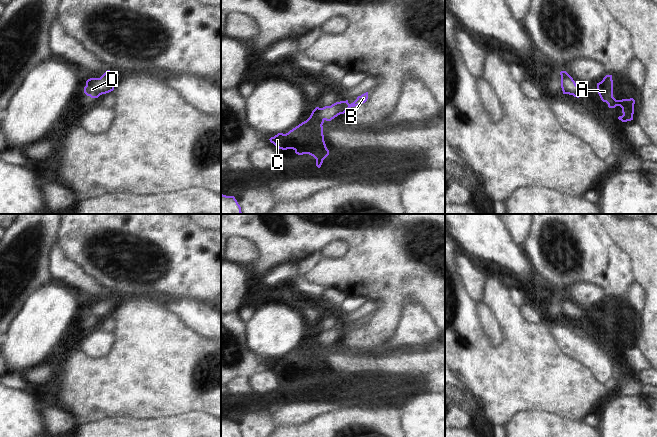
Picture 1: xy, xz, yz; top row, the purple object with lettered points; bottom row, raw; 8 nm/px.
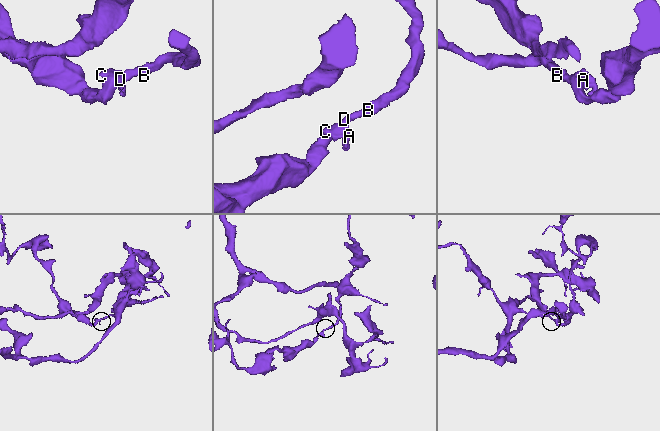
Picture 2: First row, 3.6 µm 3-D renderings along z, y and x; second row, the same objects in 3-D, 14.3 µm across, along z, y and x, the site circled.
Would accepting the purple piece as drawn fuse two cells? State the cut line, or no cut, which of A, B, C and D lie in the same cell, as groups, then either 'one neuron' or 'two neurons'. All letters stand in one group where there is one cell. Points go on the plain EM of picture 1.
cut none; groups A B C D; one neuron

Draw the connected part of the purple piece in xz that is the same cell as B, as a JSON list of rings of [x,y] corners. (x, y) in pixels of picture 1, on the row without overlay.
[[[368,316],[358,320],[351,328],[346,324],[323,332],[316,331],[306,345],[288,357],[278,357],[269,364],[279,373],[293,373],[298,379],[313,380],[316,383],[316,390],[320,392],[323,384],[329,379],[323,359],[324,345],[331,345],[338,339],[344,338],[349,332],[365,327],[367,323]]]

